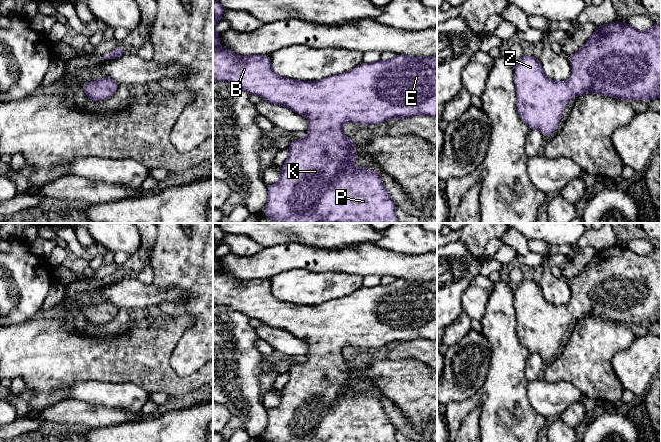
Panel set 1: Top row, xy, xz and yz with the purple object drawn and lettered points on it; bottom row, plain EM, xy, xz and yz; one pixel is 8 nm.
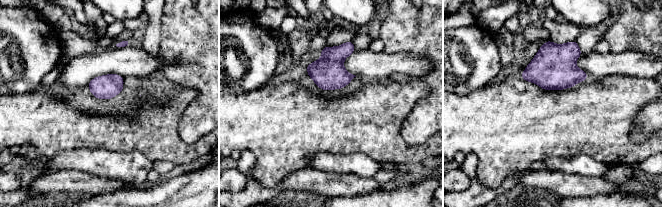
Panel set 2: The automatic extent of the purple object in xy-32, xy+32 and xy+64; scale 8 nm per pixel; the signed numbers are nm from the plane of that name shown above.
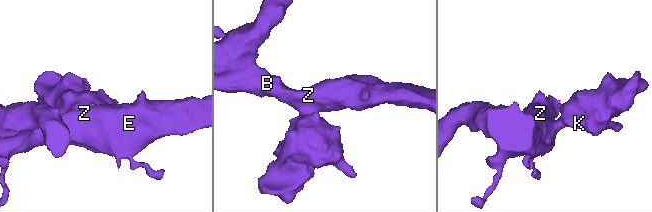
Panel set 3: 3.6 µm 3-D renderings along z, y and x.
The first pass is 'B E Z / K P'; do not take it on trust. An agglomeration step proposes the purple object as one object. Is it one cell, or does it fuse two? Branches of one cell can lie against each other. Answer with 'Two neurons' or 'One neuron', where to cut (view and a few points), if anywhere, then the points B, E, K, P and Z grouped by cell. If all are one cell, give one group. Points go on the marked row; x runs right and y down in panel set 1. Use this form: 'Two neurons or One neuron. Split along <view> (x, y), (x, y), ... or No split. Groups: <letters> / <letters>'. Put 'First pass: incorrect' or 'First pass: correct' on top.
First pass: incorrect
One neuron. No split. Groups: B E K P Z

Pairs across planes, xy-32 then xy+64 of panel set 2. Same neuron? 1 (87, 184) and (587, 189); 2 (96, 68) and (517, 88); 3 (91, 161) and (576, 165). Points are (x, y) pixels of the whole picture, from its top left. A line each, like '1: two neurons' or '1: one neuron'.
1: one neuron
2: two neurons
3: one neuron

